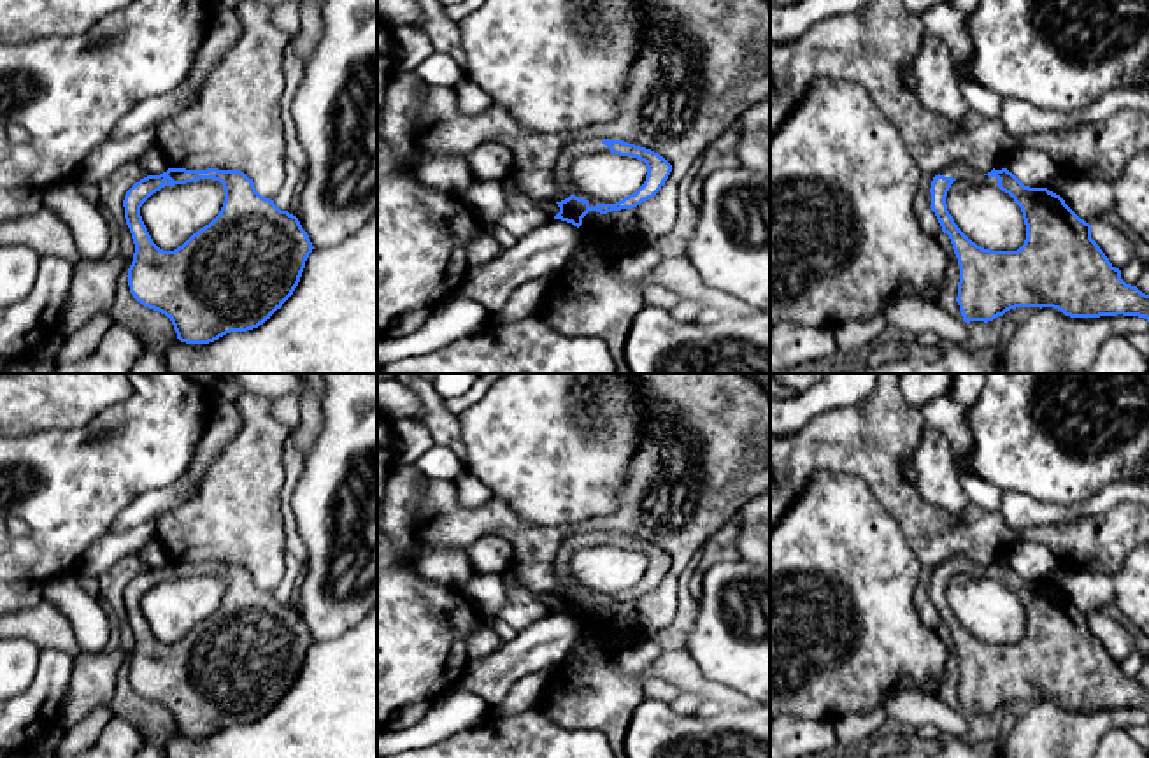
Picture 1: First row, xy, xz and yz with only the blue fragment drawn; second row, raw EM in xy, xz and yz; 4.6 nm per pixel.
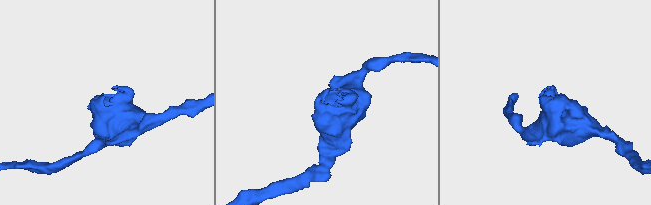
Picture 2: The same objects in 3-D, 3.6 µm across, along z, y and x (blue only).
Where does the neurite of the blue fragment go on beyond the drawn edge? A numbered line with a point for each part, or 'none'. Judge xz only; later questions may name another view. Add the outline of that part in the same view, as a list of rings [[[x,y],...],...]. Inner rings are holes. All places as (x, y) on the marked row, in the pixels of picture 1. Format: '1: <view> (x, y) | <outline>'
1: xz (579, 148) | [[[600,139],[575,140],[567,144],[558,154],[554,165],[554,179],[560,186],[568,184],[570,165],[584,154],[593,153],[610,153],[609,146],[605,146]]]

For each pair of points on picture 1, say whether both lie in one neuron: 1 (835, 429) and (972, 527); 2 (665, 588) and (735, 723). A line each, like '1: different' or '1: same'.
1: same
2: different

